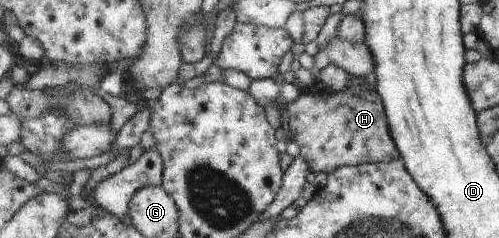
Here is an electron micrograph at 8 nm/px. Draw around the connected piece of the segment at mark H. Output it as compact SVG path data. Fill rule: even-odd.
M346 88L322 98L314 89L303 90L294 103L287 103L284 109L287 119L282 119L290 127L298 154L310 163L312 172L329 174L346 166L390 163L402 159L390 131L383 99L378 92L366 91L356 97Z

